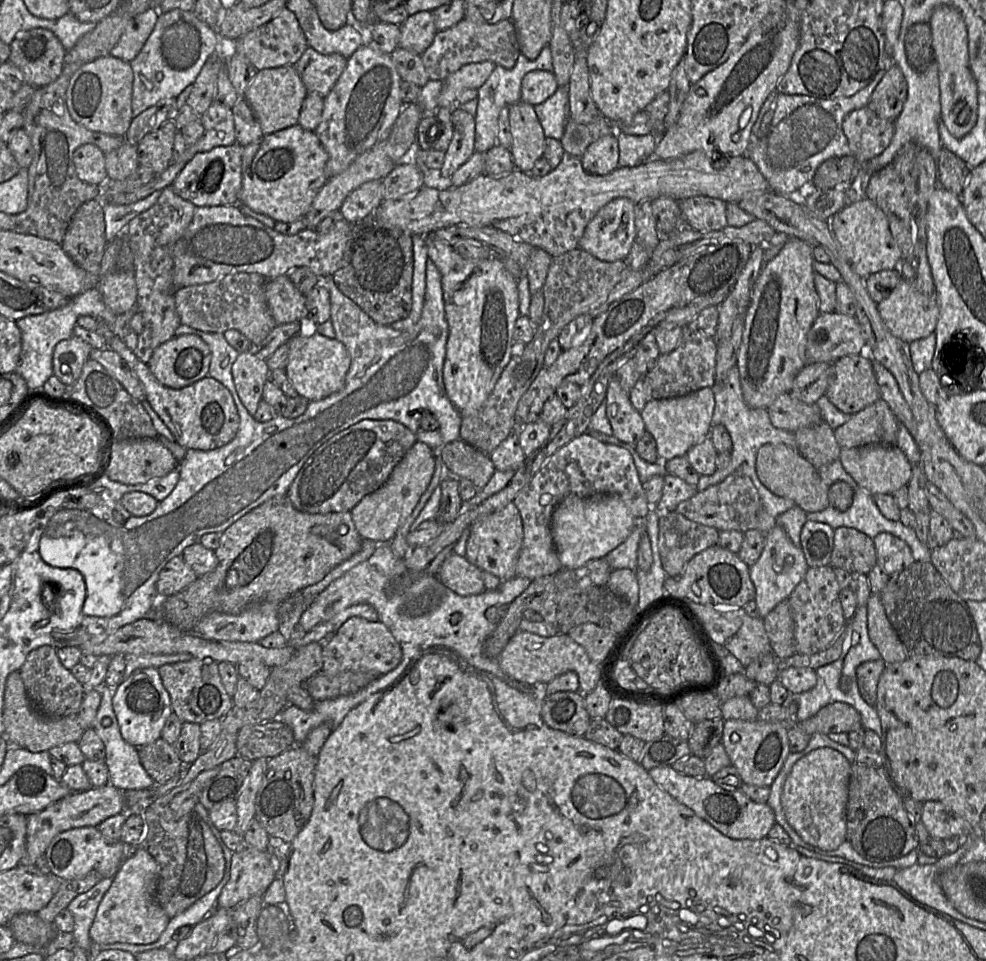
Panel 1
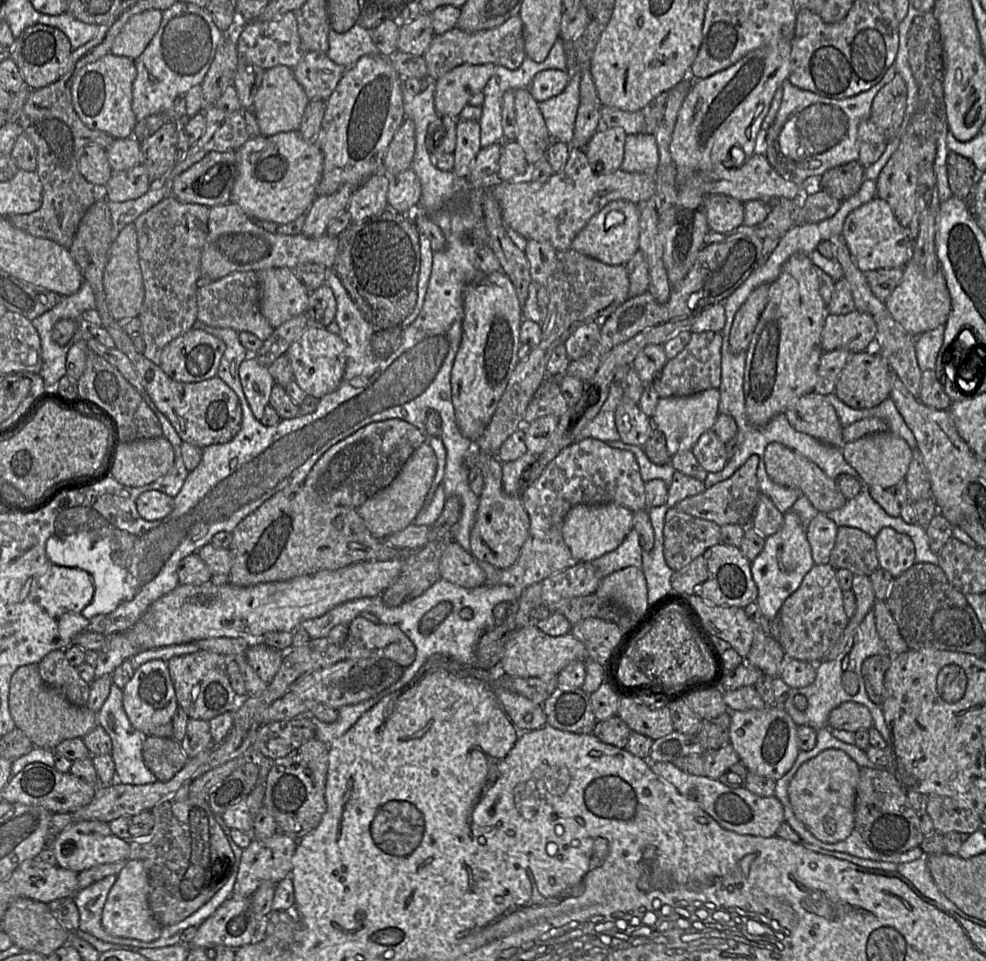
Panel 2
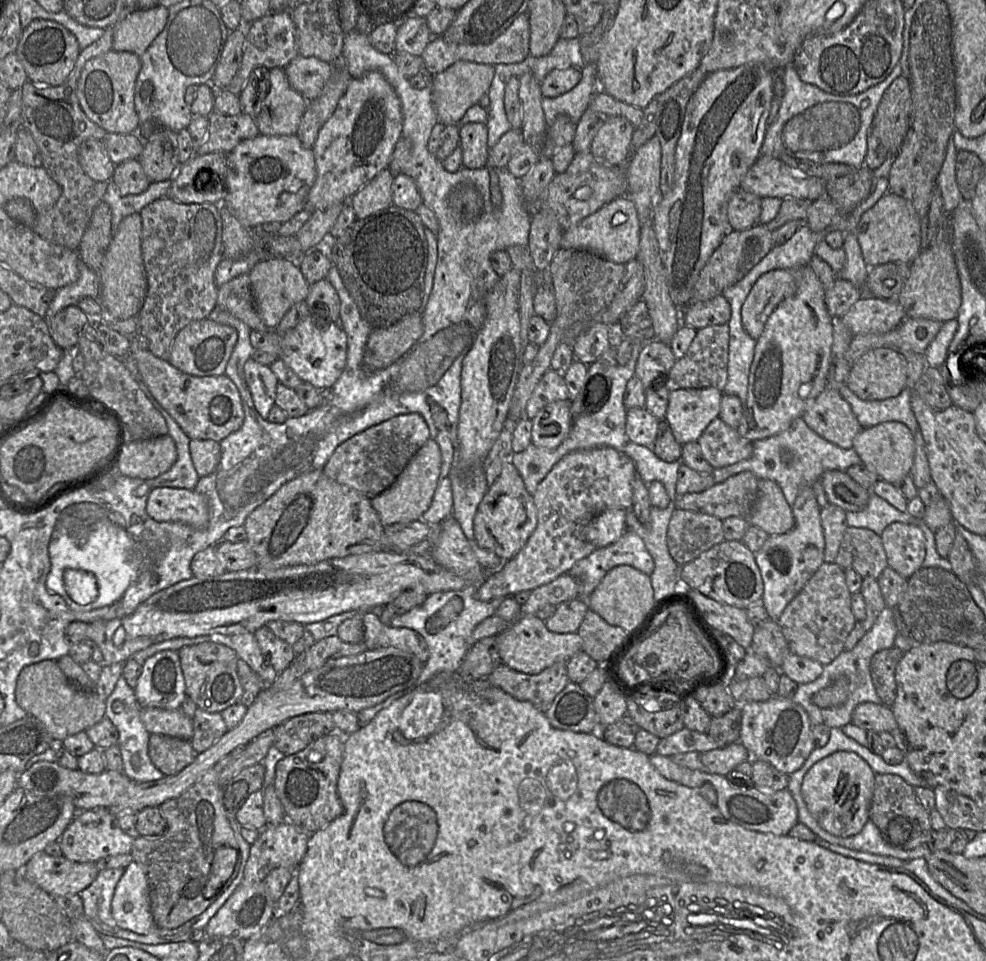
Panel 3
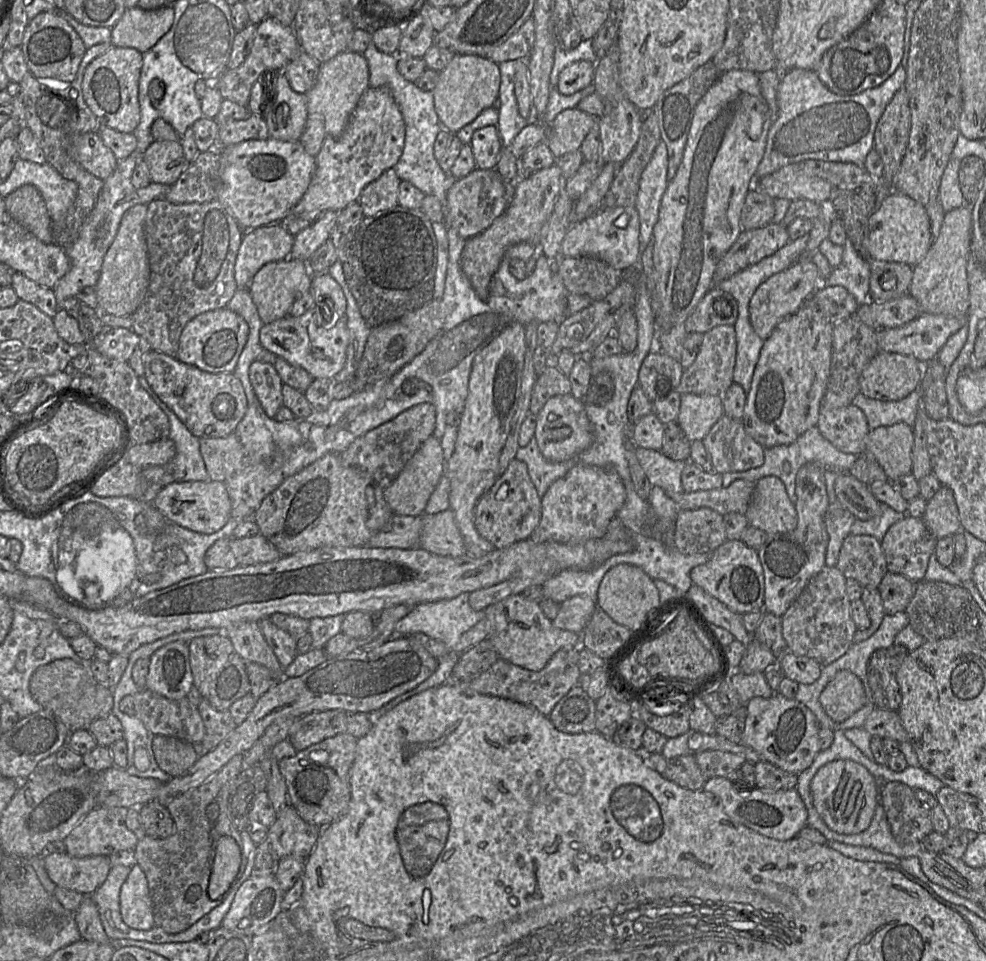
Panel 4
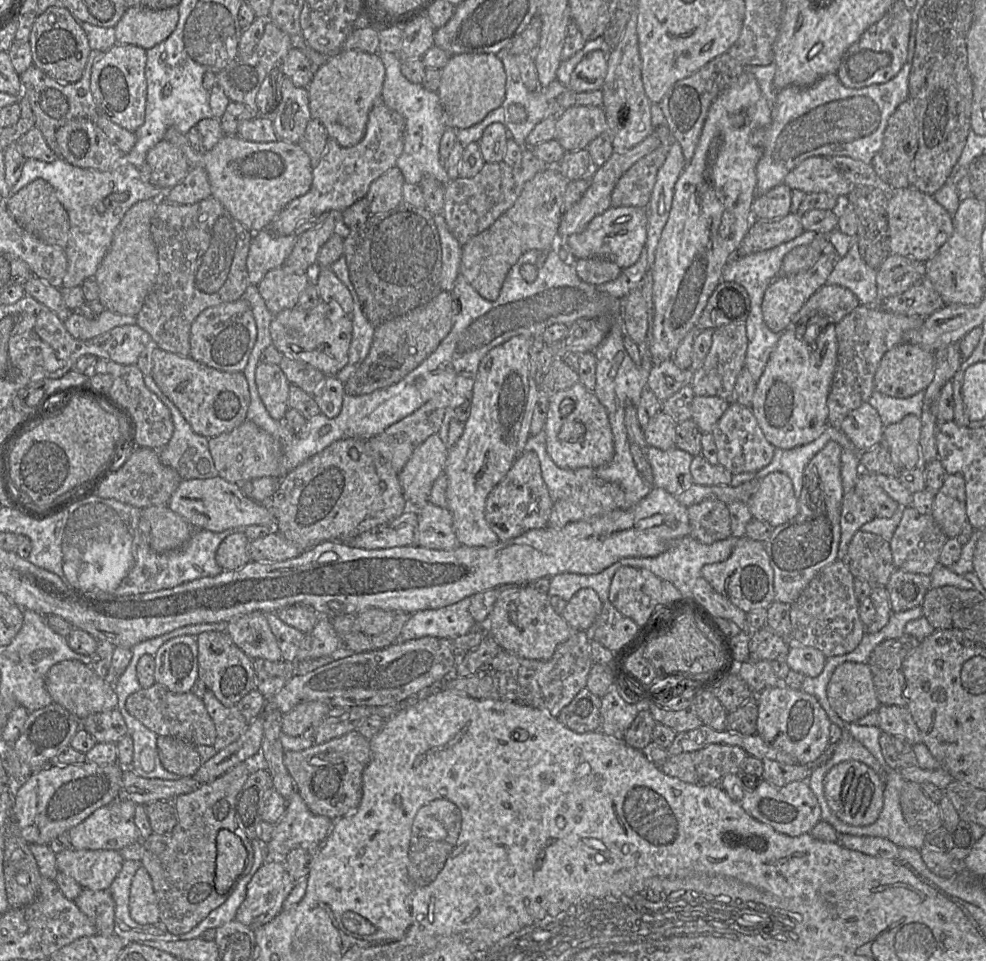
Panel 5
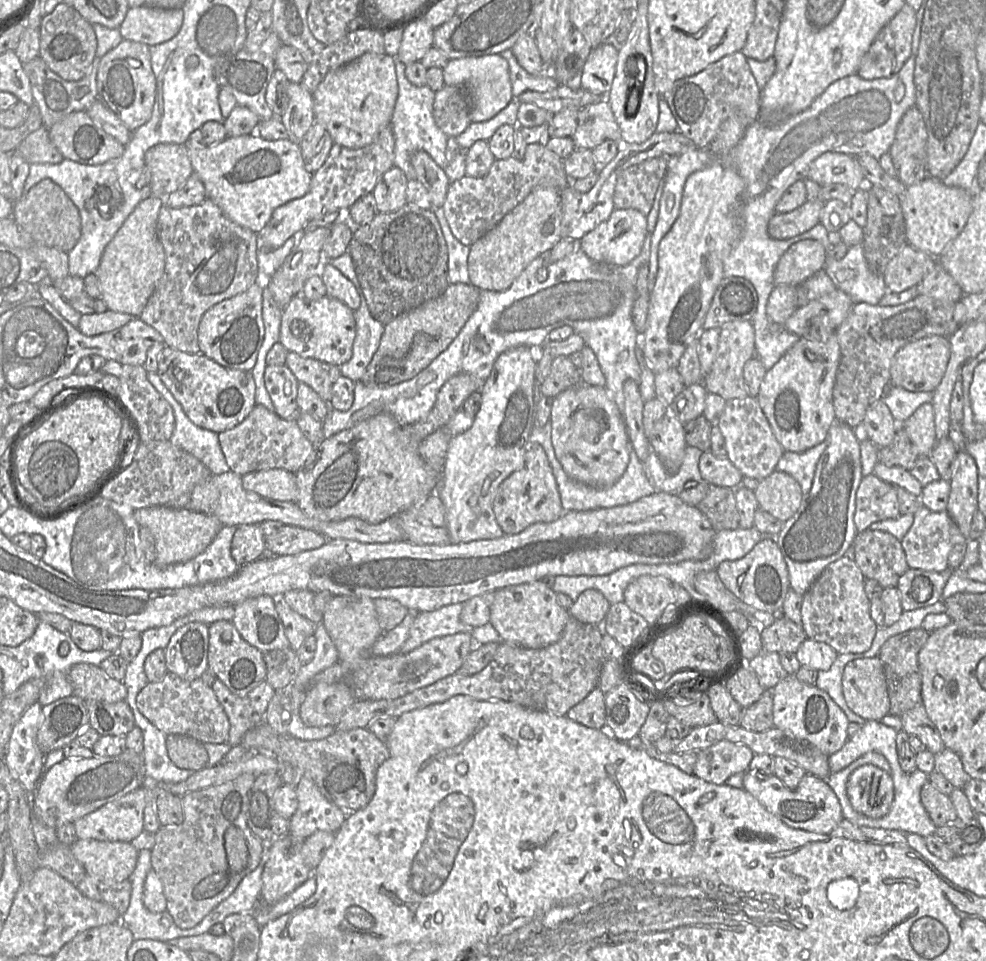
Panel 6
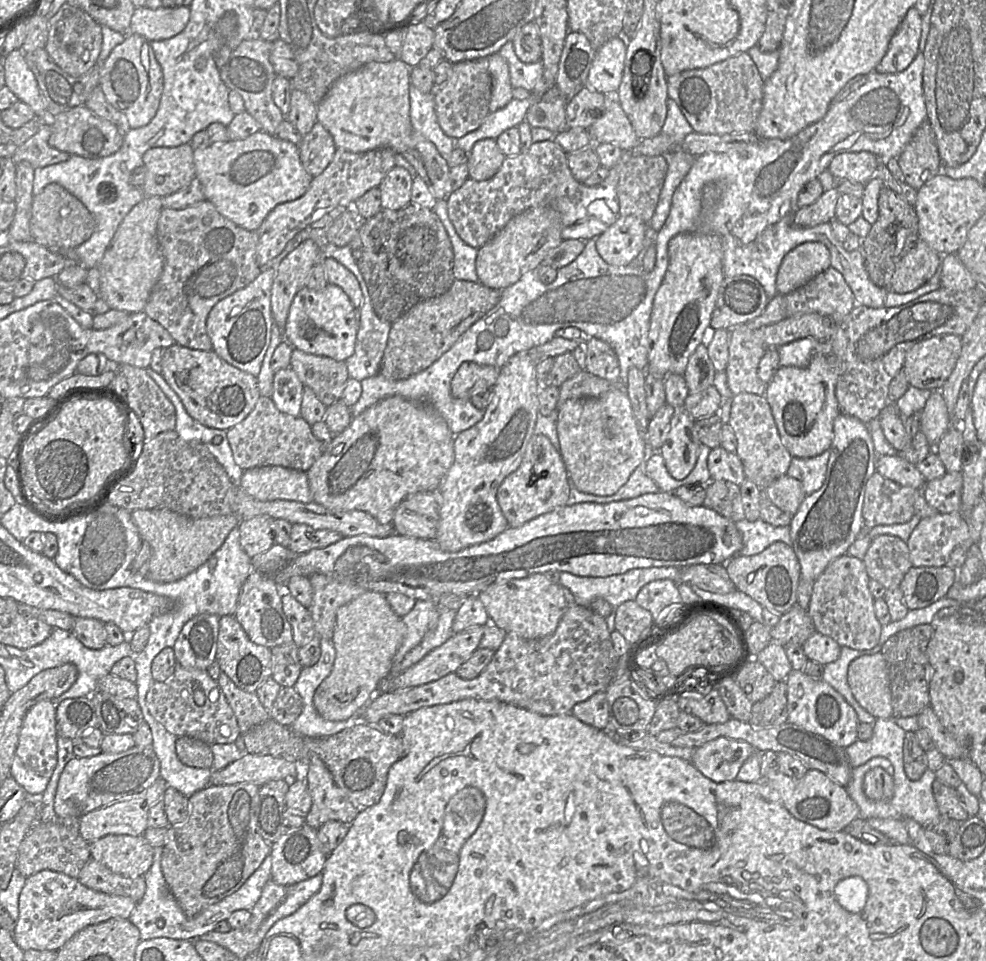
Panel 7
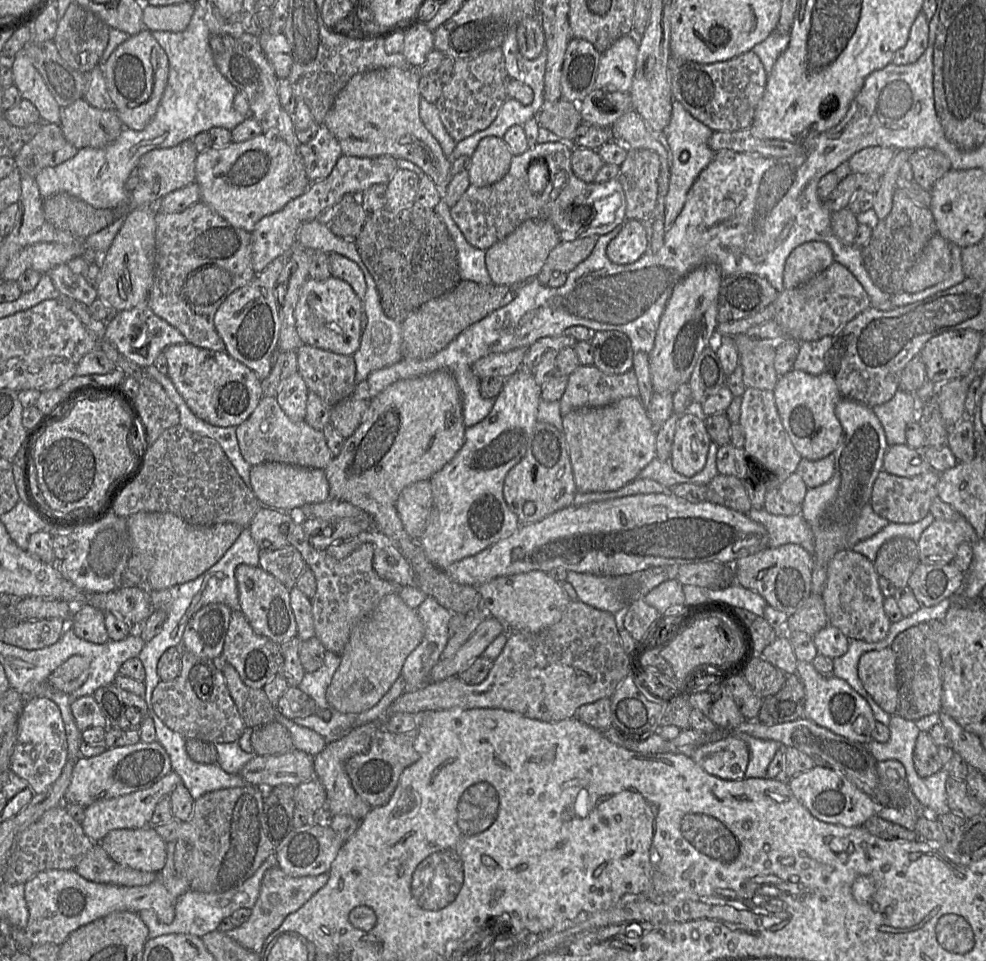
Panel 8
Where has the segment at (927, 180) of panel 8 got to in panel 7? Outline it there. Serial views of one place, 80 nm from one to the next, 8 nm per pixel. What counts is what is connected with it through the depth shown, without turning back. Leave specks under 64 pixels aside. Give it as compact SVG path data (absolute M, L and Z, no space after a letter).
M928 122L917 129L897 160L904 181L916 190L942 172L935 136Z

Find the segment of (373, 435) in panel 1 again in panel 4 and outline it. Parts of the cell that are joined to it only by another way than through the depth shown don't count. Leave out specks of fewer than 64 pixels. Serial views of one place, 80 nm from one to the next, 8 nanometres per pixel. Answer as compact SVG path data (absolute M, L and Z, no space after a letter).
M430 403L415 405L394 419L355 439L339 454L342 464L365 471L379 485L388 487L398 477L422 443L433 434L435 425L435 406Z

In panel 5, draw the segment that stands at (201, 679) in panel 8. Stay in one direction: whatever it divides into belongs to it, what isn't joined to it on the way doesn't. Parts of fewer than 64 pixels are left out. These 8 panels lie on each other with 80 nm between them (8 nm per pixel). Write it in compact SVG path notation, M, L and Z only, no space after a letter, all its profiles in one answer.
M155 683L129 695L125 701L125 706L130 715L158 736L175 737L196 746L213 746L215 742L215 725L205 708L202 698L197 697L191 691L174 693L166 686Z

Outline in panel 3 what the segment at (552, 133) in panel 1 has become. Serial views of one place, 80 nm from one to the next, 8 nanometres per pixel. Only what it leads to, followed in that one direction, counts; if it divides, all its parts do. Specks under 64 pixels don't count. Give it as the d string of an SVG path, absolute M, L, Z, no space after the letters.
M585 65L581 70L581 80L567 93L542 99L545 122L550 127L558 115L568 115L571 121L578 123L588 105L595 89L599 88L595 65Z

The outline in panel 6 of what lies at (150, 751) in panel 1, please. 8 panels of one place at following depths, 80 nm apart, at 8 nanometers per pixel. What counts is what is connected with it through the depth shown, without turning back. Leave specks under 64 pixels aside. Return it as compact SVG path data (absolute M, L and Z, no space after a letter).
M167 735L166 748L170 760L180 769L198 772L208 767L204 744L192 737Z

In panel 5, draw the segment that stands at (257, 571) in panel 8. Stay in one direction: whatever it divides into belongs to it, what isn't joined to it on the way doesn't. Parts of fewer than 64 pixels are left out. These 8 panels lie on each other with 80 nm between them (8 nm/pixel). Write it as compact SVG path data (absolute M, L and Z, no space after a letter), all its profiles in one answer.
M256 611L240 616L229 622L226 632L251 659L277 662L282 660L282 654L266 615Z

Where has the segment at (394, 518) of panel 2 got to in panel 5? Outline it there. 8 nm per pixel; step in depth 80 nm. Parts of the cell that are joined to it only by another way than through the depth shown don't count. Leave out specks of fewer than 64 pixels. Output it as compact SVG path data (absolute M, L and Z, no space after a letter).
M438 434L418 446L398 478L409 509L419 510L428 501L436 479L444 473L448 448Z

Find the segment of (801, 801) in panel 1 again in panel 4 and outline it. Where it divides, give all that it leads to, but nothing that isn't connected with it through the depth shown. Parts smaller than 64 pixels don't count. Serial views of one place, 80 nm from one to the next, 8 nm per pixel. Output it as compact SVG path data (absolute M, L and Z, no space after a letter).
M835 760L822 766L810 783L815 809L833 831L839 834L858 834L866 830L879 804L880 780L867 768L851 760Z

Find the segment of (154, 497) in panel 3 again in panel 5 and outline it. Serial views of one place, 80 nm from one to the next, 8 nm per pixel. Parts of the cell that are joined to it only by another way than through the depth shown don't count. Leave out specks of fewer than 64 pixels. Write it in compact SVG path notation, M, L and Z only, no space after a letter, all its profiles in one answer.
M219 476L182 480L172 493L167 506L196 529L214 532L242 530L255 524L275 527L276 524L275 517L266 505L249 498L239 485Z

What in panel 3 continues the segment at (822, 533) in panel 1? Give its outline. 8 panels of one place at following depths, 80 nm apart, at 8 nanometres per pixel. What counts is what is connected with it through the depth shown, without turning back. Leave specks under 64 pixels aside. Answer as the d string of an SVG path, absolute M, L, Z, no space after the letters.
M828 503L820 511L821 525L825 539L823 561L834 563L844 532L846 530L846 511Z

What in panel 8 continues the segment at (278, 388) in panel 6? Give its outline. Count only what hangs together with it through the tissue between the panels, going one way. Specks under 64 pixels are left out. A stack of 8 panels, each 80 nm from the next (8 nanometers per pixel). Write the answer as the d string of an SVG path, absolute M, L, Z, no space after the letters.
M299 373L290 376L275 397L284 413L294 422L305 421L309 389Z

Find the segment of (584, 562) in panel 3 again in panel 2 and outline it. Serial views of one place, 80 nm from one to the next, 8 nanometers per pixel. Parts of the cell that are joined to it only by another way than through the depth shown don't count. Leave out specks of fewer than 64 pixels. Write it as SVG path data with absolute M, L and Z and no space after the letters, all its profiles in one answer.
M632 528L622 543L613 551L591 561L599 578L605 578L626 567L642 568L642 548L638 532Z

